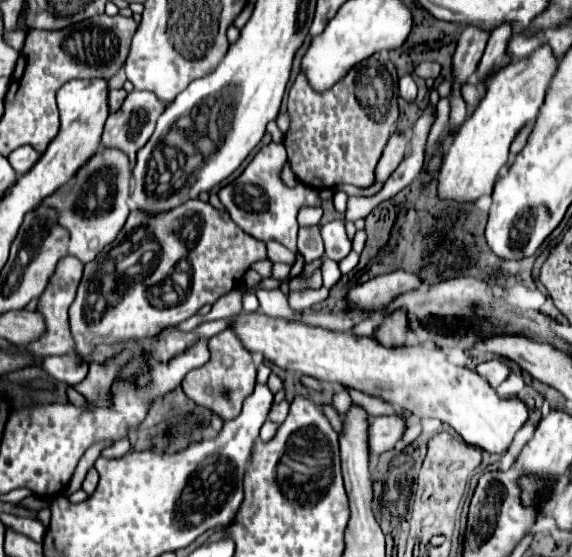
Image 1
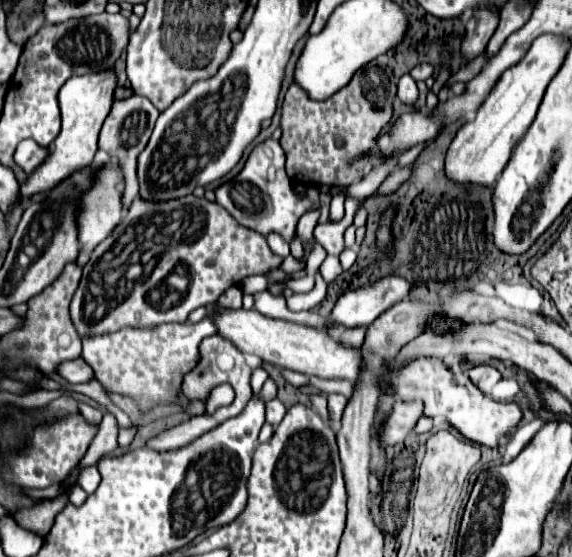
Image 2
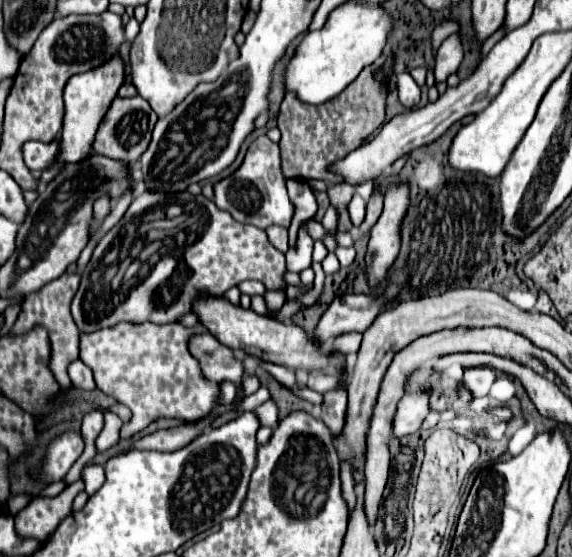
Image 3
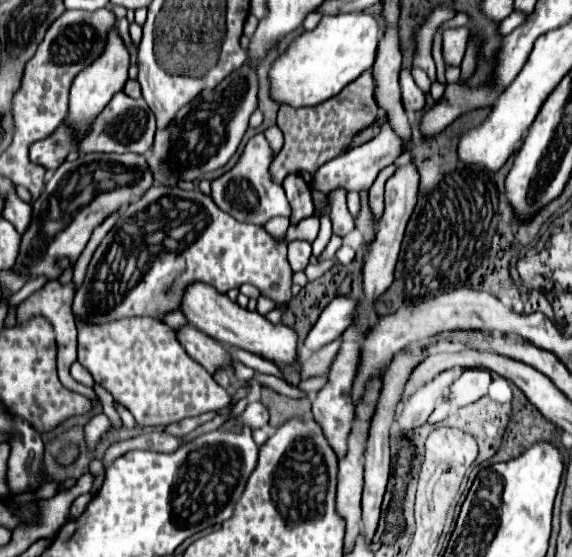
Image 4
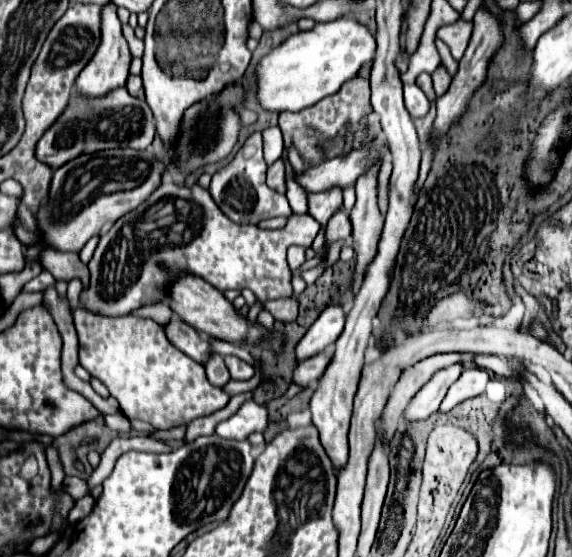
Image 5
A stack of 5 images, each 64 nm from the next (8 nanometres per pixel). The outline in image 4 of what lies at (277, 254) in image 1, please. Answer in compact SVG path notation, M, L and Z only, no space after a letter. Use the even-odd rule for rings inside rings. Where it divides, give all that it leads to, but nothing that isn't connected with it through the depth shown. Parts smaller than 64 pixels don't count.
M276 218L276 220L269 220L264 228L268 230L268 234L270 234L274 240L280 240L280 242L282 242L282 240L286 238L288 226L290 226L290 220L280 220L280 218Z

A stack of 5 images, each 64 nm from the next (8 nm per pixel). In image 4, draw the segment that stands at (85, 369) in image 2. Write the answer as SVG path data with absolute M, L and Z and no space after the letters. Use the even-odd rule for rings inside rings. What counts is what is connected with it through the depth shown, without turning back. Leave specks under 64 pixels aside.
M74 362L74 364L72 364L70 374L72 374L72 378L74 378L76 382L80 382L80 384L84 384L84 386L88 386L88 388L94 388L94 378L92 378L92 374L90 374L80 362Z

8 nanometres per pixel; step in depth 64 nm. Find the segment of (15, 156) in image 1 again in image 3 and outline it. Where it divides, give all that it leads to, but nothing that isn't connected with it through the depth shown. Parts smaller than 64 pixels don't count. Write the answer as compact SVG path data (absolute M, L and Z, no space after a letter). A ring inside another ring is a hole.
M30 140L30 142L26 142L26 144L22 146L24 164L26 164L34 174L40 174L44 168L48 168L48 166L54 162L56 152L58 152L58 140L54 140L54 142L50 142L50 144Z

